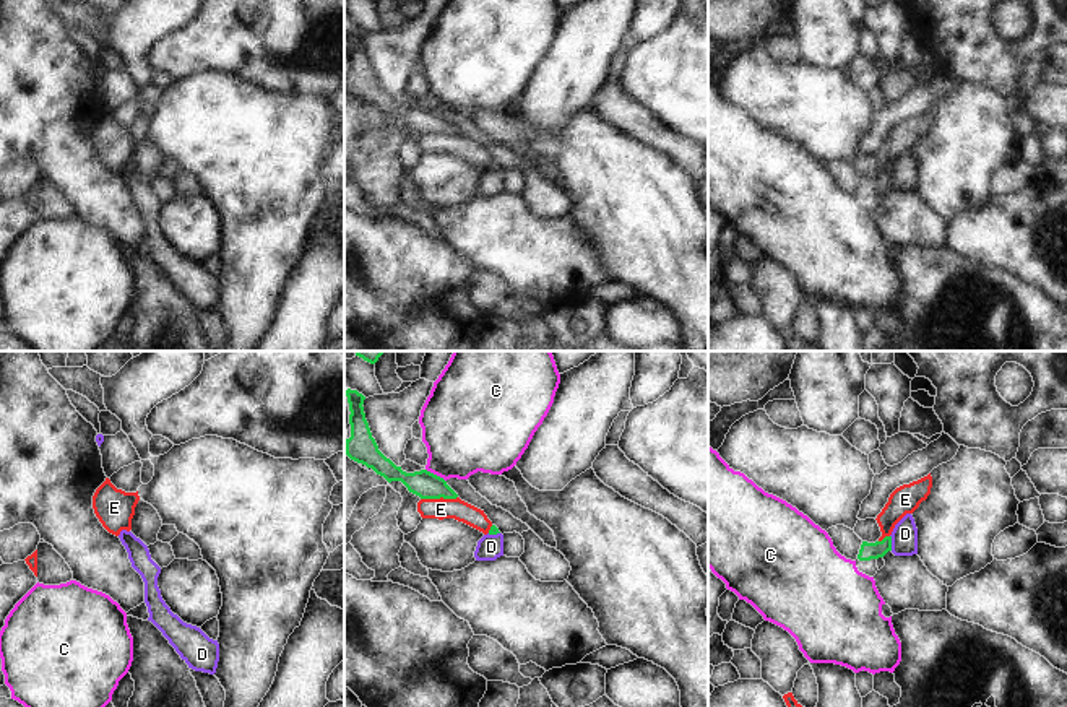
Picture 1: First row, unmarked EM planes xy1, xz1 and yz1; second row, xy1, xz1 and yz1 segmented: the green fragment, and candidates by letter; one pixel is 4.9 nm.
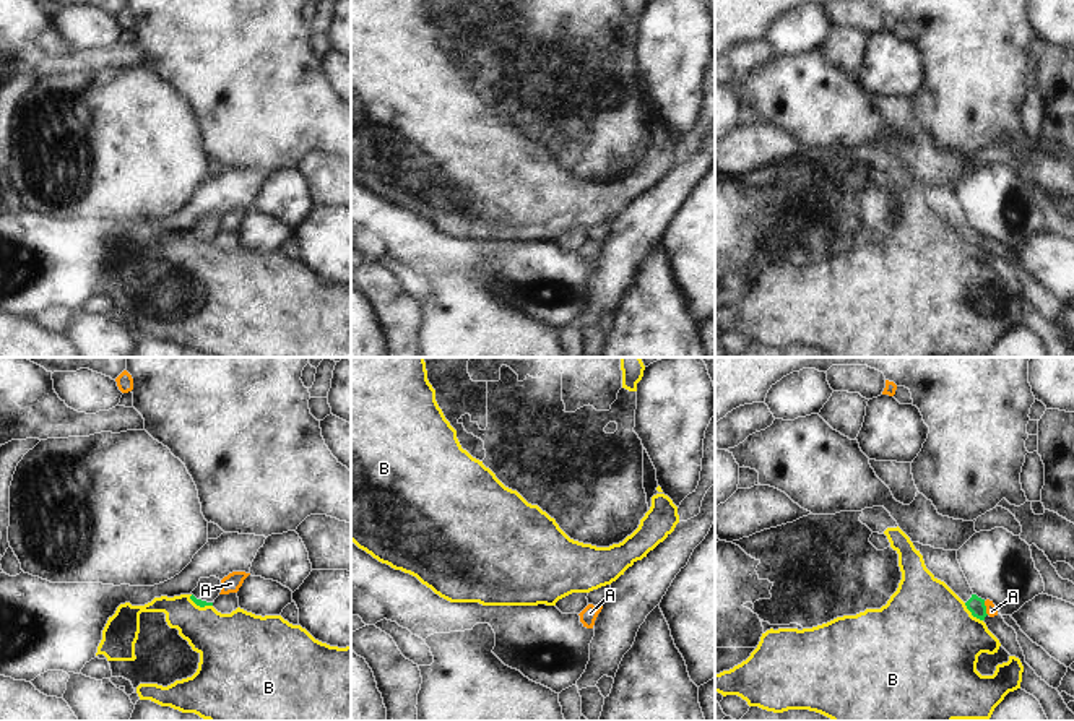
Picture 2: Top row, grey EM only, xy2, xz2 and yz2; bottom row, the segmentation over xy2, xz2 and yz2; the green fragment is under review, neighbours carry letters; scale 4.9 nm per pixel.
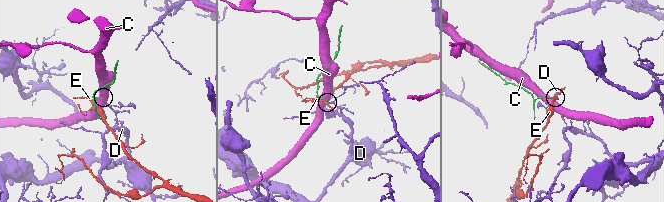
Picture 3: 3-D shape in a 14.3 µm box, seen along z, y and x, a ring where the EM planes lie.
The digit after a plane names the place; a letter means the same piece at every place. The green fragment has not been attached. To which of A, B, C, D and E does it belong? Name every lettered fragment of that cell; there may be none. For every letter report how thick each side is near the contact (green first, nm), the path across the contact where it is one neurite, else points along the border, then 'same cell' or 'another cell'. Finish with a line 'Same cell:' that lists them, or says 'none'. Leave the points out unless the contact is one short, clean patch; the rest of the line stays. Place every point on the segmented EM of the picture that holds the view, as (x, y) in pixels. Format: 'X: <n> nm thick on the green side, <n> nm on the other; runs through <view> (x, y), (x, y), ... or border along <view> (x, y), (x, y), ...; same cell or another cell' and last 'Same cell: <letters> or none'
A: 90 nm thick on the green side, 60 nm on the other; border along yz2 (983, 601), (988, 614); another cell
B: 90 nm thick on the green side, 500 nm on the other; border along yz2 (964, 603), (982, 621); another cell
C: 140 nm thick on the green side, 400 nm on the other; border along xz1 (426, 468), (445, 481); another cell
D: 90 nm thick on the green side, 130 nm on the other; border along yz1 (890, 535), (892, 550); another cell
E: 140 nm thick on the green side, 100 nm on the other; border along xz1 (457, 496), (421, 499); another cell
Same cell: none

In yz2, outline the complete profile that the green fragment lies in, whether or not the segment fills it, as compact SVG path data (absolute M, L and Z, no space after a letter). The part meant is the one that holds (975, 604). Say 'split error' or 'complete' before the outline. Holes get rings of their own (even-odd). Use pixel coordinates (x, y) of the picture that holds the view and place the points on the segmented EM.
split error | M913 542L913 546L934 578L944 581L965 602L973 617L985 620L988 615L985 599L972 591L957 560L957 550L934 549L920 542Z

